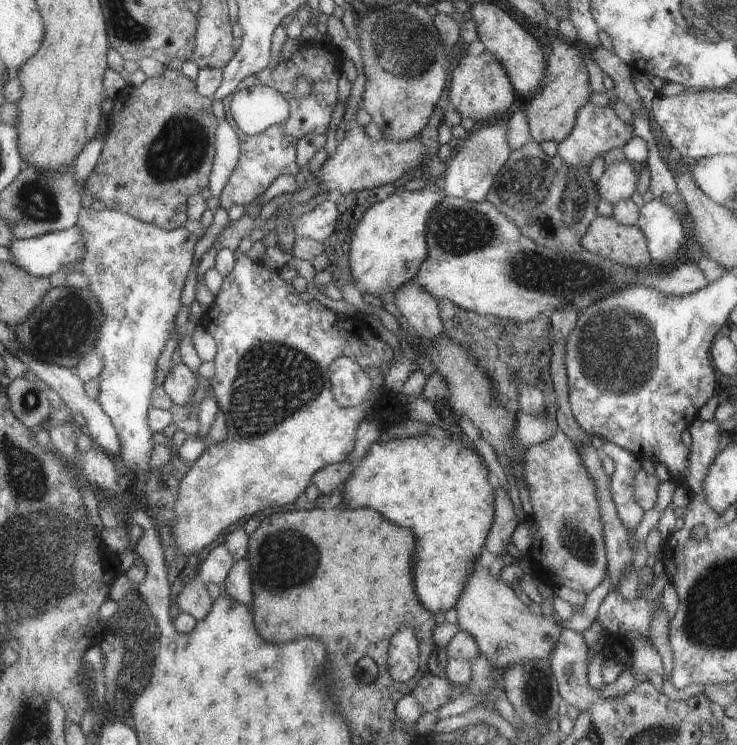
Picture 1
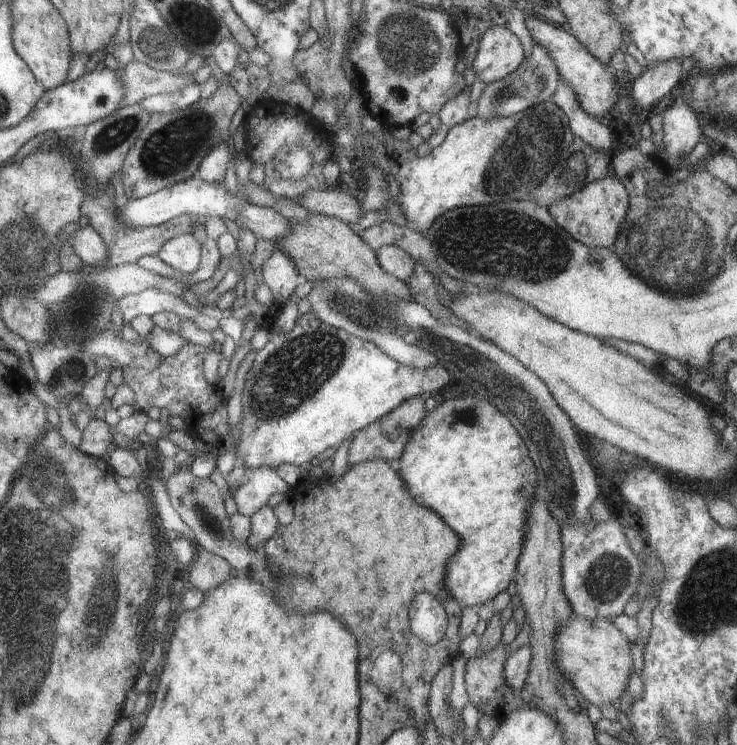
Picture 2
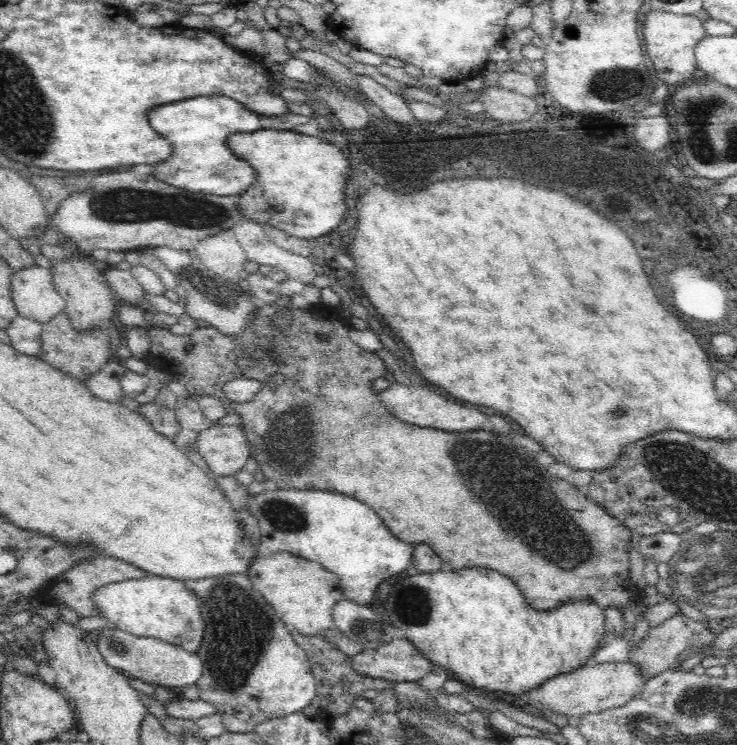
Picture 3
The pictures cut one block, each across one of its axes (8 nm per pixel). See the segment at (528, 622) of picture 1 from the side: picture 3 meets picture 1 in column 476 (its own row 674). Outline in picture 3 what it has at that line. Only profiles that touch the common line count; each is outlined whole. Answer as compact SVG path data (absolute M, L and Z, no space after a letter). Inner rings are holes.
M630 662L605 664L587 664L570 673L557 674L548 678L538 688L520 693L514 698L512 706L522 706L523 710L535 711L553 710L564 716L582 716L592 712L602 712L606 708L621 707L634 698L644 688L646 678L640 667Z

